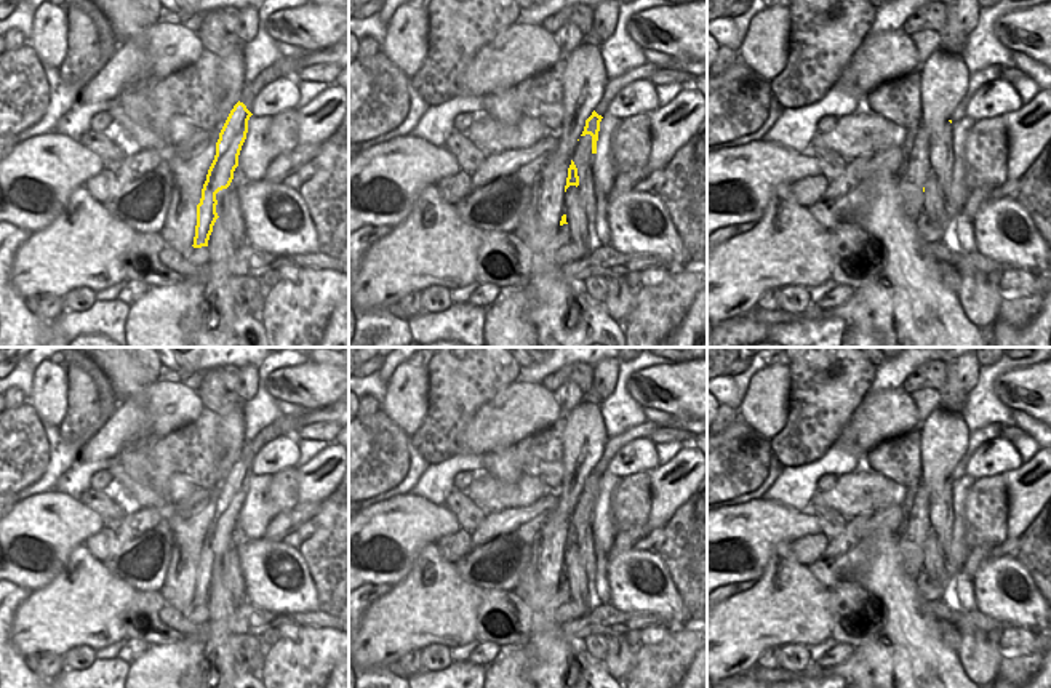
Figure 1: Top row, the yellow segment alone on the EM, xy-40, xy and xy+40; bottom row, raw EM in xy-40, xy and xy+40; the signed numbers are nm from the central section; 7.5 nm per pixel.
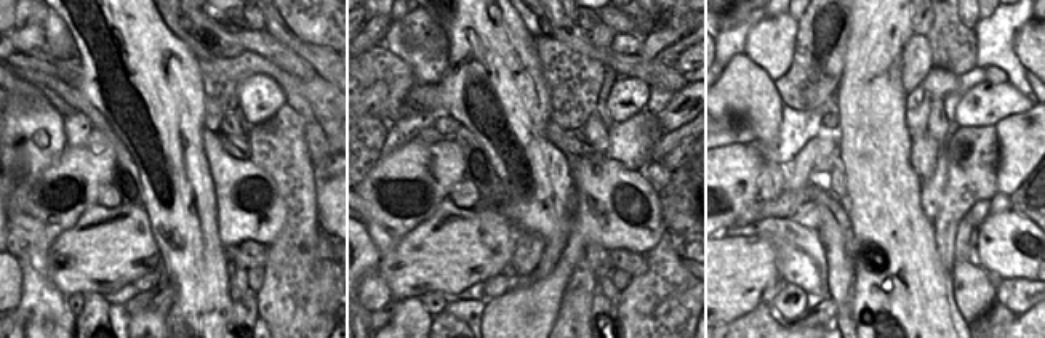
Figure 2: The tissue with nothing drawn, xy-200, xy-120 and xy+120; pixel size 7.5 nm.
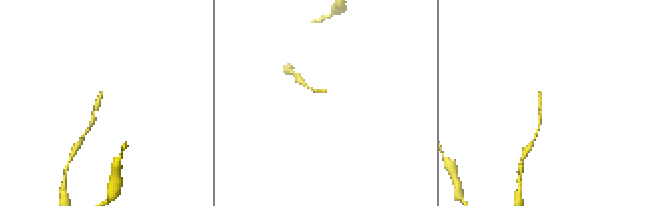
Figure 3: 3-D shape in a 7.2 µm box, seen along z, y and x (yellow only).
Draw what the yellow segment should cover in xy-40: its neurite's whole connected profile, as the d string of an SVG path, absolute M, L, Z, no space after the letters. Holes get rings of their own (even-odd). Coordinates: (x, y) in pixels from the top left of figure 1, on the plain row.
M307 410L302 416L283 414L270 426L262 429L253 440L246 442L240 459L230 469L216 501L216 514L208 528L206 539L202 547L202 557L197 563L197 584L194 606L208 605L213 584L219 576L216 571L216 552L227 547L238 525L238 514L248 491L248 478L253 474L251 462L256 453L269 442L280 435L294 435L302 426Z

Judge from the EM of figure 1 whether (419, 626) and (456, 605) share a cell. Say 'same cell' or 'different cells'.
same cell

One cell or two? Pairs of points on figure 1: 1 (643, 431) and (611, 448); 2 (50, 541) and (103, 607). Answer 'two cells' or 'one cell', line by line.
1: one cell
2: two cells

